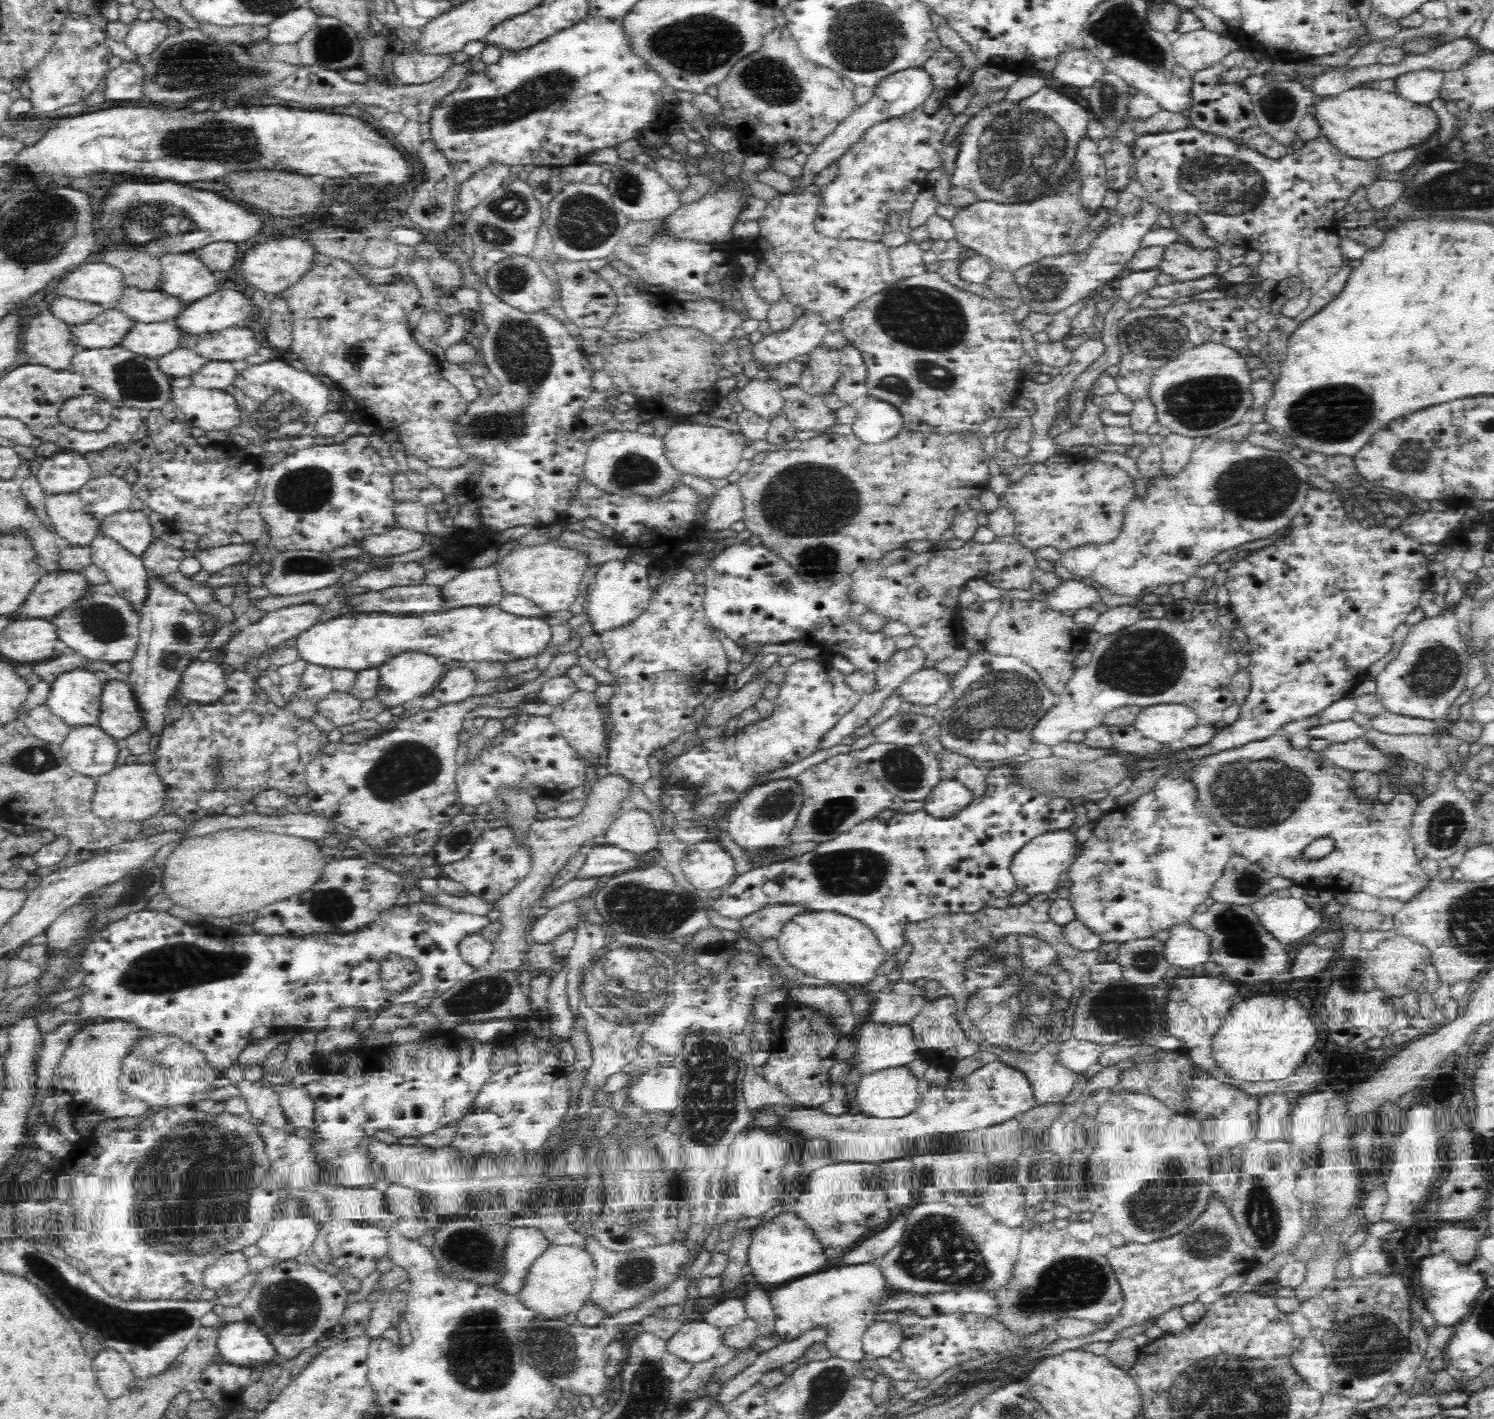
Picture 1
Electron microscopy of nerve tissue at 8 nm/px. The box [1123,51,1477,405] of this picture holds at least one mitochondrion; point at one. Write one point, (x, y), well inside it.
(1222, 185)

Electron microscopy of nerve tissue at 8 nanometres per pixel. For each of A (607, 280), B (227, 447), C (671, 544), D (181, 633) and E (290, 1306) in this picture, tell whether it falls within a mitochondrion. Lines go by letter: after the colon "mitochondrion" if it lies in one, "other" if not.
A: other
B: other
C: other
D: mitochondrion
E: mitochondrion

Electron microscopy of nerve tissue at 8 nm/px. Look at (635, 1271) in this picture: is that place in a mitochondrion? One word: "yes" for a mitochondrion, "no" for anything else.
yes

